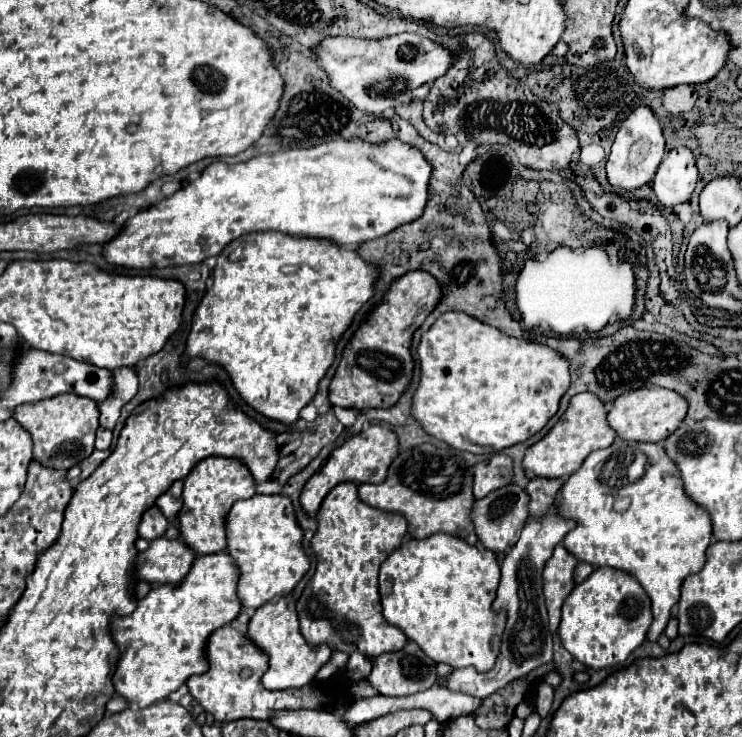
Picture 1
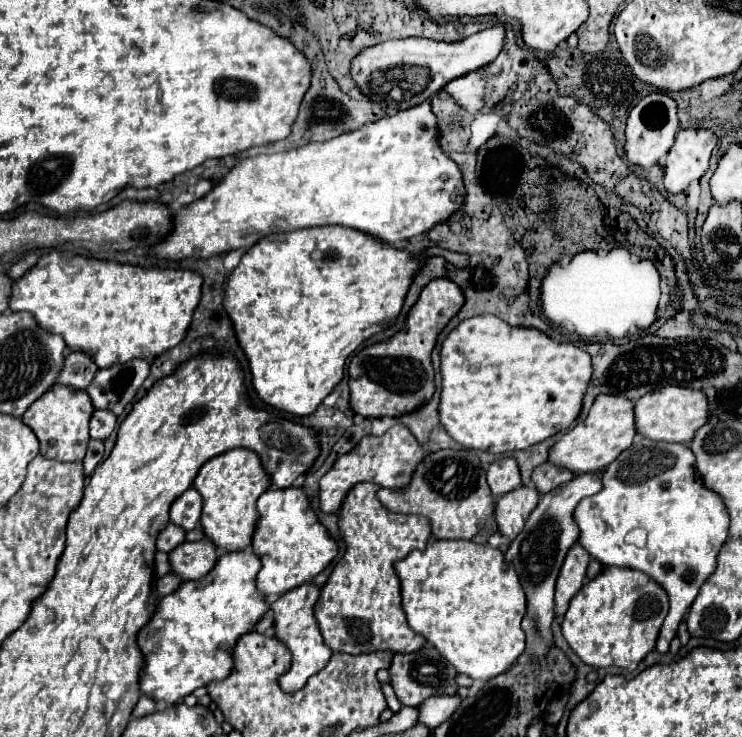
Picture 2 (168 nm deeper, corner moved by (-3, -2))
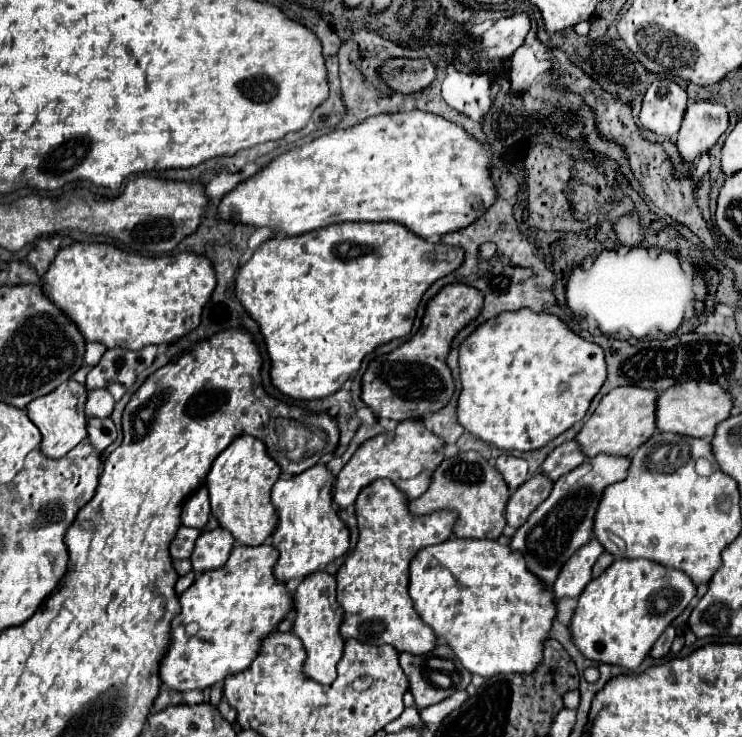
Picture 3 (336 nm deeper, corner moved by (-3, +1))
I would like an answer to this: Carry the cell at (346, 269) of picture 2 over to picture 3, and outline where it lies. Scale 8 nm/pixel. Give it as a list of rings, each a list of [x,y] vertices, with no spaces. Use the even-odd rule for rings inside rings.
[[[383,221],[383,223],[349,223],[349,225],[329,225],[327,227],[317,229],[317,233],[305,233],[305,237],[271,237],[265,243],[259,245],[259,249],[253,253],[253,257],[239,269],[237,273],[237,281],[235,281],[235,293],[241,299],[241,303],[245,305],[245,309],[249,311],[249,315],[259,323],[261,333],[265,337],[267,343],[267,351],[271,357],[271,379],[273,385],[287,397],[291,399],[299,399],[299,401],[307,401],[307,399],[321,399],[327,395],[333,395],[335,391],[339,391],[343,387],[343,383],[361,367],[365,355],[369,355],[371,351],[375,351],[379,345],[385,345],[393,339],[399,337],[407,337],[411,333],[413,321],[417,317],[417,305],[423,297],[423,293],[441,277],[453,273],[455,269],[459,269],[465,261],[465,251],[453,245],[443,245],[443,243],[429,243],[427,239],[417,237],[415,233],[409,233],[409,229],[405,229],[405,225],[397,225],[395,221]]]

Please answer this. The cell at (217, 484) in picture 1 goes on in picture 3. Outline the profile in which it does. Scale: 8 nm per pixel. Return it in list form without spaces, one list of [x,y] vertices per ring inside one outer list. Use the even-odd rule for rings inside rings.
[[[237,437],[215,461],[207,475],[207,489],[211,497],[213,515],[221,527],[243,545],[265,543],[277,527],[277,511],[271,505],[271,487],[281,475],[281,467],[267,455],[265,443],[251,437]]]

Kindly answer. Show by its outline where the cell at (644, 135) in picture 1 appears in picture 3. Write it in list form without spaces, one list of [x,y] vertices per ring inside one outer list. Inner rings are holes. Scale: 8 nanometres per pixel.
[[[657,79],[649,85],[639,121],[643,129],[659,137],[677,137],[687,107],[687,91],[671,79]]]

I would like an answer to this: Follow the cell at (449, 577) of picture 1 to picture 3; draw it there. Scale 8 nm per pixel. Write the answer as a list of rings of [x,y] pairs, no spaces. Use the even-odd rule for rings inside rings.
[[[447,539],[445,543],[423,547],[411,563],[409,595],[421,619],[447,643],[463,667],[473,675],[493,677],[499,673],[533,673],[543,659],[543,643],[549,639],[551,623],[557,615],[553,591],[525,567],[525,557],[491,539]]]

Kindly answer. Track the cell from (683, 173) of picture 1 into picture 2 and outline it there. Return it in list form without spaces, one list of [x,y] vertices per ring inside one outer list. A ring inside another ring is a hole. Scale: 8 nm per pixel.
[[[695,128],[679,130],[665,162],[665,190],[669,194],[679,194],[685,192],[693,180],[699,180],[709,168],[715,144],[717,136],[713,132]]]

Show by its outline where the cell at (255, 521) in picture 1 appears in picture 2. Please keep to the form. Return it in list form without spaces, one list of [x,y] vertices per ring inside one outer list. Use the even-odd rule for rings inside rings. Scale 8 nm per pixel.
[[[269,488],[259,496],[257,512],[259,520],[251,538],[251,548],[261,560],[257,590],[265,598],[271,594],[285,594],[305,582],[311,582],[337,556],[337,544],[329,538],[325,526],[319,524],[301,488]]]

